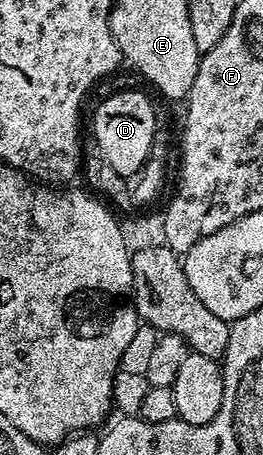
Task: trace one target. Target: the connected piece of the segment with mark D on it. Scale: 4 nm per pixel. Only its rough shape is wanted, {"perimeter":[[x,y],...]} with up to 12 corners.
{"perimeter":[[138,90],[94,110],[92,140],[122,180],[149,159],[156,106]]}

